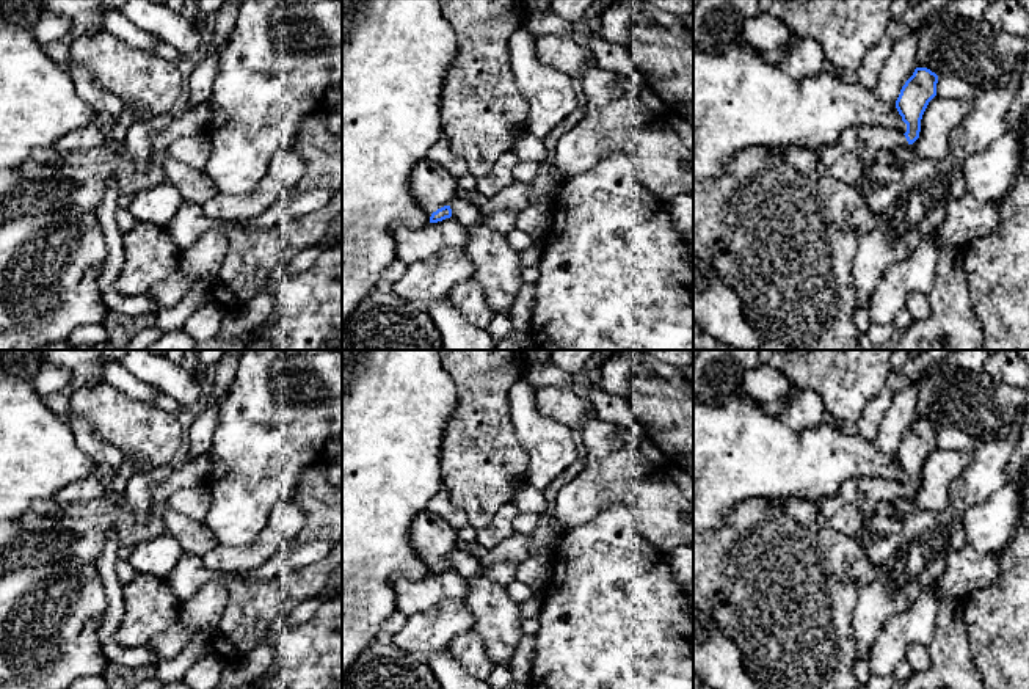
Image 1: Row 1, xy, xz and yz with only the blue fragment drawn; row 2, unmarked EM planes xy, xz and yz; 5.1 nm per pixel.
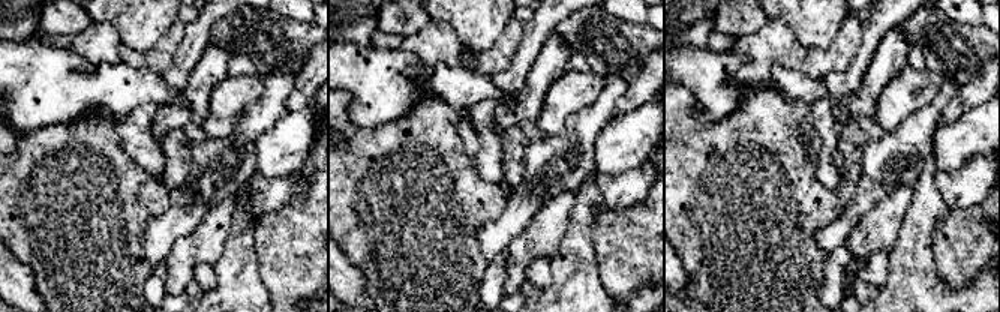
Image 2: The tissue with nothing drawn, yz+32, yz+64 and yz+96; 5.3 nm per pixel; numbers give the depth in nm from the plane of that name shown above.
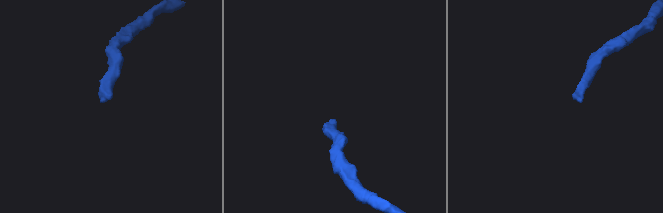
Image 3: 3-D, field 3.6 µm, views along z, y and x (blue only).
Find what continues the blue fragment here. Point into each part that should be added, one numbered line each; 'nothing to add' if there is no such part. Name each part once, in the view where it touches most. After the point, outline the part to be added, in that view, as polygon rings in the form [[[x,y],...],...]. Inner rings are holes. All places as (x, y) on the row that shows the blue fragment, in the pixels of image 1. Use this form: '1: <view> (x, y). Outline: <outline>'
1: xz (435, 187). Outline: [[[430,159],[416,165],[409,176],[409,188],[430,213],[447,206],[460,190],[458,179]]]

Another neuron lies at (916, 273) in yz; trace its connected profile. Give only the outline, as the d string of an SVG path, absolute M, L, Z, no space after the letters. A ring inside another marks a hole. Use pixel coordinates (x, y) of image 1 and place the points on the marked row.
M936 229L927 234L908 257L891 264L871 298L871 322L893 323L896 315L907 309L908 298L913 293L927 297L935 283L940 256Z

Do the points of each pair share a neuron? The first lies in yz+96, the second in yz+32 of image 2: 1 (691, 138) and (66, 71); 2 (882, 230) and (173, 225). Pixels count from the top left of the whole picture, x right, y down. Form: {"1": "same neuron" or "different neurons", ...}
{"1": "different neurons", "2": "different neurons"}

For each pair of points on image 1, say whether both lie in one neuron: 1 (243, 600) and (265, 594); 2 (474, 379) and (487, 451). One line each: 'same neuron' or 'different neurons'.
1: same neuron
2: same neuron

